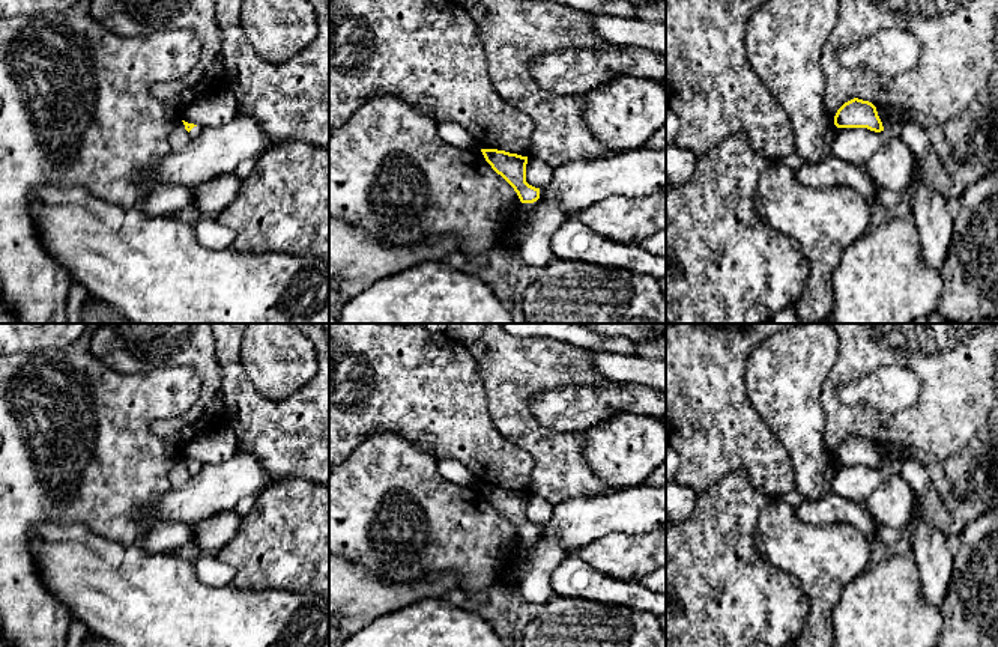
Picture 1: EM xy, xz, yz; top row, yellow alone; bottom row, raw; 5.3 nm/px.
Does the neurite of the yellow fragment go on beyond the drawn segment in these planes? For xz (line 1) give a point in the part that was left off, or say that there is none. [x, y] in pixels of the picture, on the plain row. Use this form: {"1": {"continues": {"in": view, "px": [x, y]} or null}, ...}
{"1": {"continues": null}}

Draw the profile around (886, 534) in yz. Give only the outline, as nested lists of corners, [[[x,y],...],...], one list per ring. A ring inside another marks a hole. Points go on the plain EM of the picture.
[[[875,525],[875,540],[873,542],[881,542],[882,545],[887,545],[890,548],[894,548],[897,543],[900,543],[905,531],[903,530],[896,530],[888,525]]]

